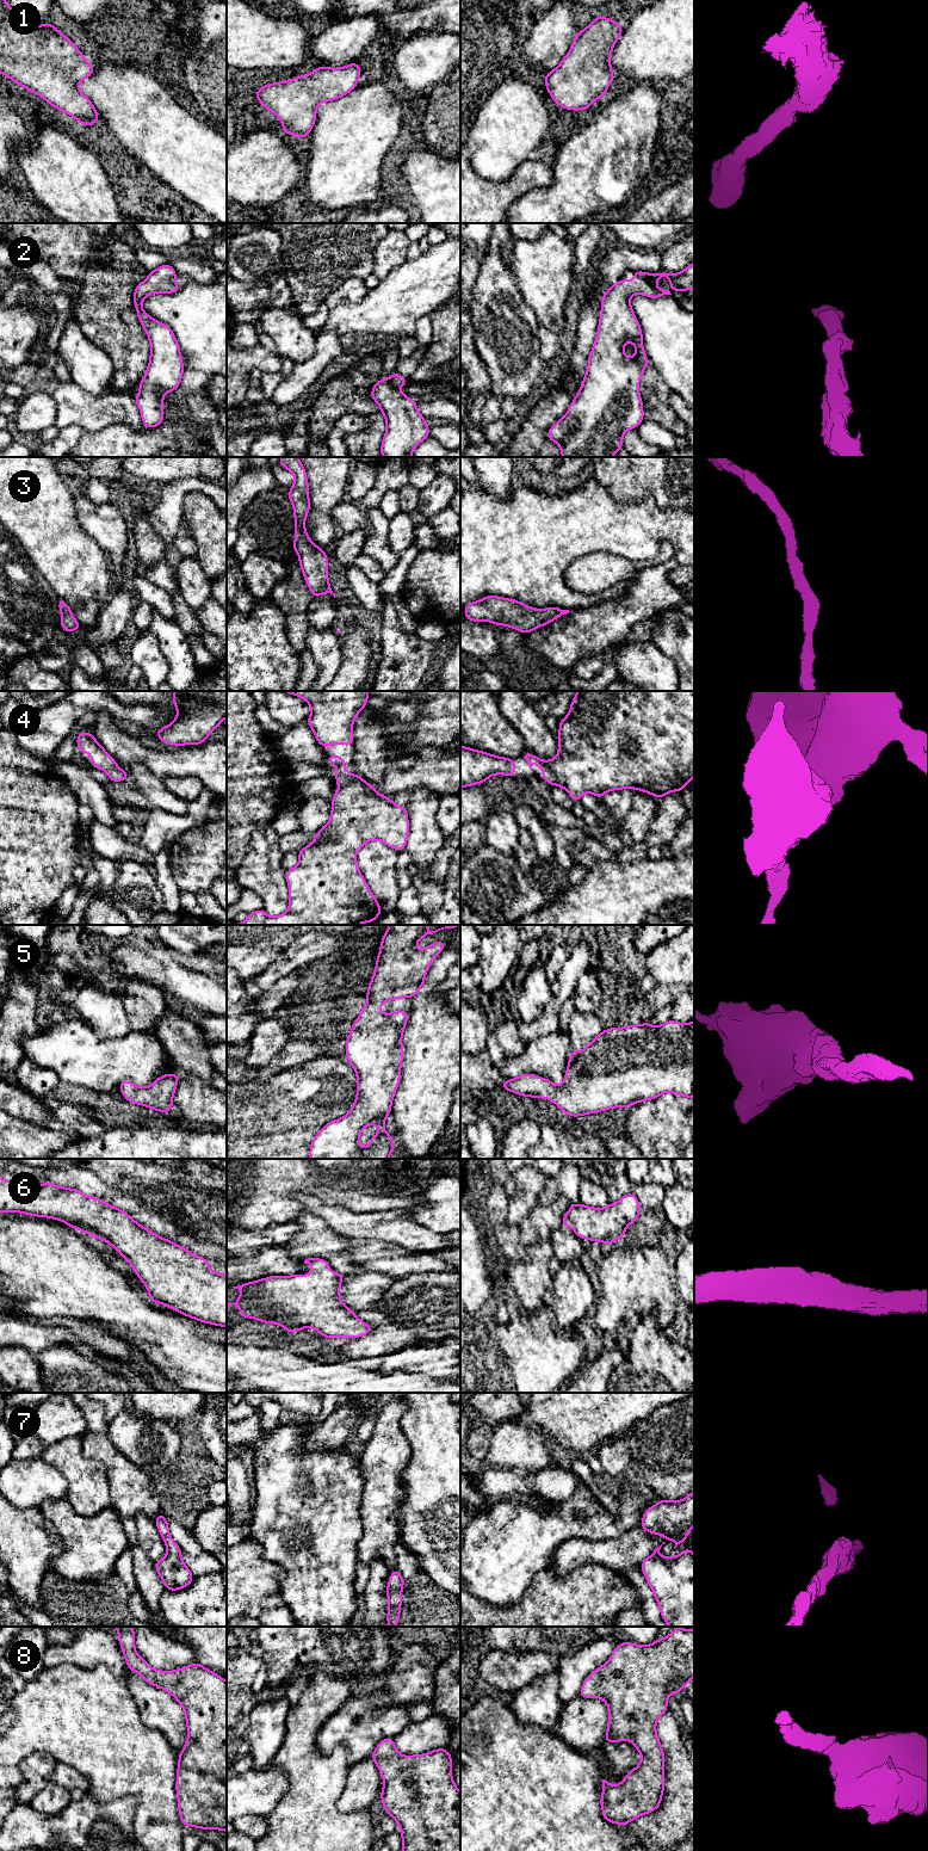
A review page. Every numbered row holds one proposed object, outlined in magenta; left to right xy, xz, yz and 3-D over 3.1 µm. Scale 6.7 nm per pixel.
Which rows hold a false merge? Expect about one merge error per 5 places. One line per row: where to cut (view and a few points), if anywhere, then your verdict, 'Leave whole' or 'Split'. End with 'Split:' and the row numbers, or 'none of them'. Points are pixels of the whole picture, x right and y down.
1: No split. Leave whole
2: No split. Leave whole
3: No split. Leave whole
4: No split. Leave whole
5: No split. Leave whole
6: No split. Leave whole
7: No split. Leave whole
8: No split. Leave whole
Split: none of them

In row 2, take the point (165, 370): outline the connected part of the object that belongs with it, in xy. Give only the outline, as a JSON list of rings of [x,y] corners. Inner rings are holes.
[[[167,263],[154,271],[148,272],[148,279],[137,284],[134,291],[134,304],[142,327],[150,341],[149,364],[140,382],[140,391],[134,397],[140,408],[142,422],[147,428],[154,428],[163,422],[162,403],[166,393],[175,390],[181,382],[184,363],[177,338],[168,325],[150,317],[142,308],[143,300],[151,292],[174,294],[180,286],[175,282],[175,270]]]

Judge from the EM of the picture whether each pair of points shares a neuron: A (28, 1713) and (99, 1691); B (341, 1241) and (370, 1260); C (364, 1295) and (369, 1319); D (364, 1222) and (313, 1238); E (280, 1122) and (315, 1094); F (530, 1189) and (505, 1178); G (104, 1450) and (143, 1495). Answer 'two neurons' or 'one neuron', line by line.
A: one neuron
B: two neurons
C: two neurons
D: two neurons
E: one neuron
F: two neurons
G: one neuron

